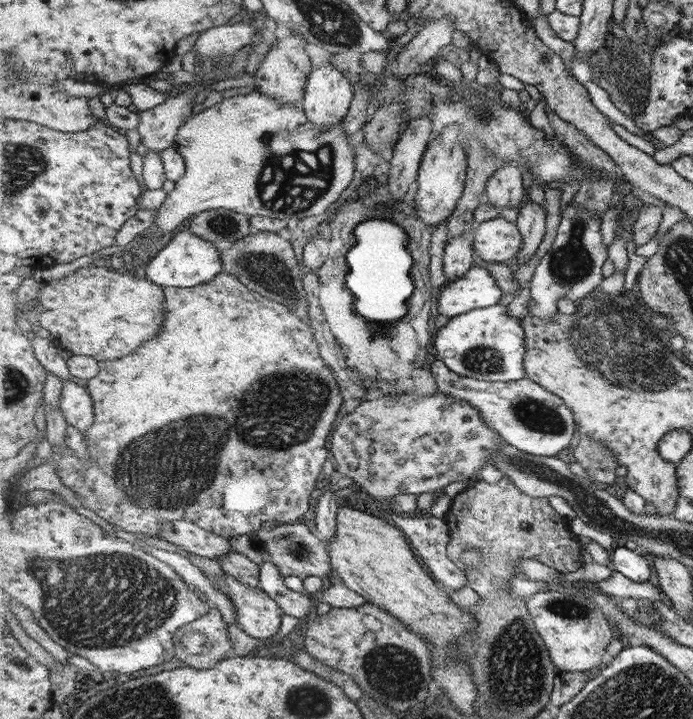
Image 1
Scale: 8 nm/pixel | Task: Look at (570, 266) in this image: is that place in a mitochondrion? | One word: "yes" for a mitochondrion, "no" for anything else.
yes

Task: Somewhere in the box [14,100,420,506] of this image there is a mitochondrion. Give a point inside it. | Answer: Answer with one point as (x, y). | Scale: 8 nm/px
(291, 184)

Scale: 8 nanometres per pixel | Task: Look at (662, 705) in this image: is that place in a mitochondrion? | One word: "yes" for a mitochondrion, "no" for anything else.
yes

